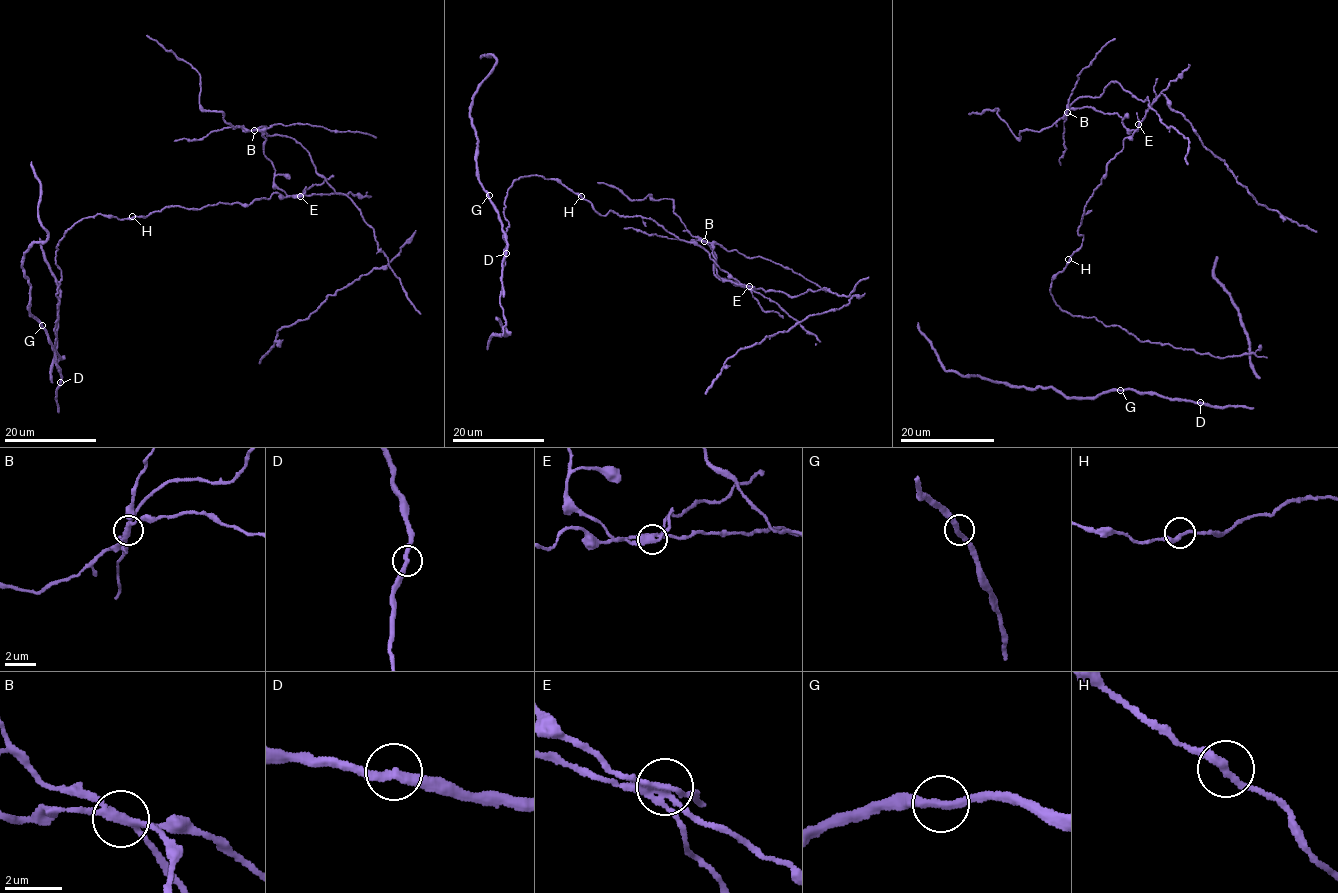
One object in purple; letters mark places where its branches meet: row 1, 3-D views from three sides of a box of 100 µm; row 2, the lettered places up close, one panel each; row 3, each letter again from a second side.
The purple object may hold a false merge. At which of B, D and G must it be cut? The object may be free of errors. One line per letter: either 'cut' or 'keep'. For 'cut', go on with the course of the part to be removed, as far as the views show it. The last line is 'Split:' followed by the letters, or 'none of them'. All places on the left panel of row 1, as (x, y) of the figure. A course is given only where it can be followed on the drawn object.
B: cut | (254, 130), (289, 195), (121, 219), (100, 214), (67, 231), (56, 252), (56, 369)
D: keep
G: keep
Split: B

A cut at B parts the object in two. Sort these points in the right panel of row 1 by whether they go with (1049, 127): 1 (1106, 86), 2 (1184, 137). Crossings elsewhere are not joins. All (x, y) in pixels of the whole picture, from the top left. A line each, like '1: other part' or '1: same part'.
1: same part
2: same part

